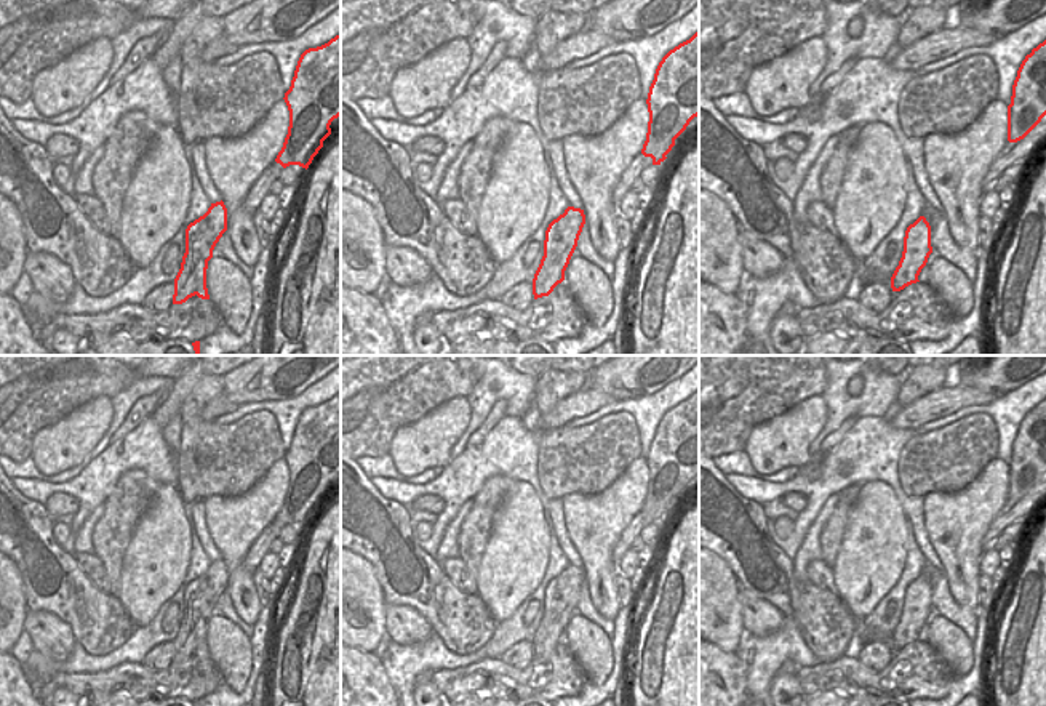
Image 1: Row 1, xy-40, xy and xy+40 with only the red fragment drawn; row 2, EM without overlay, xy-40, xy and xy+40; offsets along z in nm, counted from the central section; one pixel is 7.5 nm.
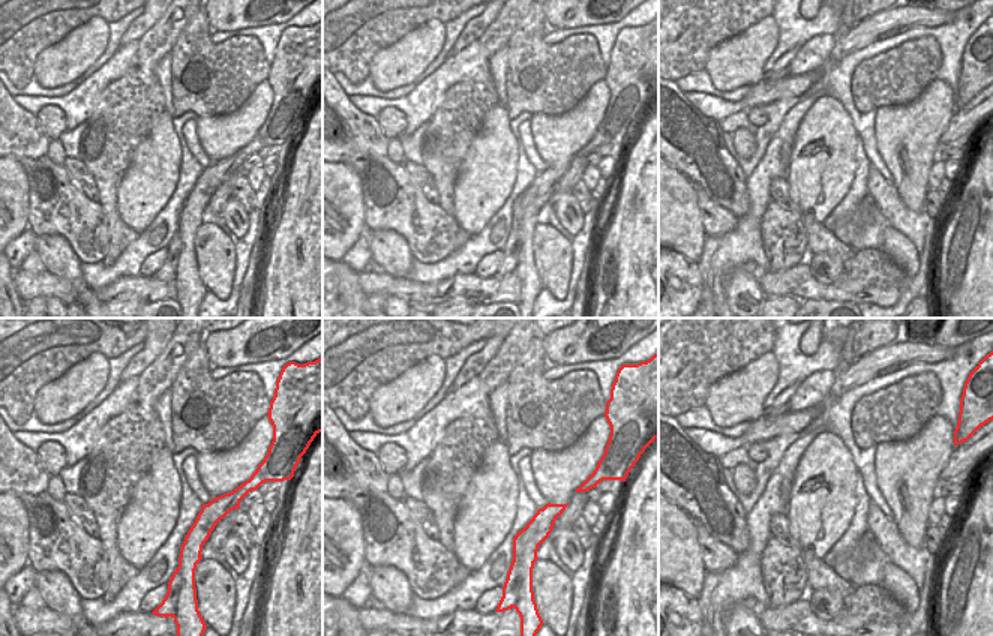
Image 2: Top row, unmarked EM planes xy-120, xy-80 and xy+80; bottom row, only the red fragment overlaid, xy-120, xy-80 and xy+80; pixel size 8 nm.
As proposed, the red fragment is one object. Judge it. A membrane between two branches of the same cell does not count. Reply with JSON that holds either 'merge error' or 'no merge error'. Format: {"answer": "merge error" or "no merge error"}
{"answer": "merge error"}

